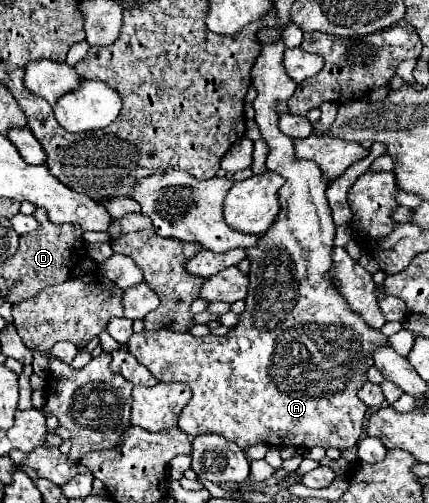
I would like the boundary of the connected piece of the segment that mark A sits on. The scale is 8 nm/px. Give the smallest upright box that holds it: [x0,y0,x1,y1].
[127,37,389,449]

